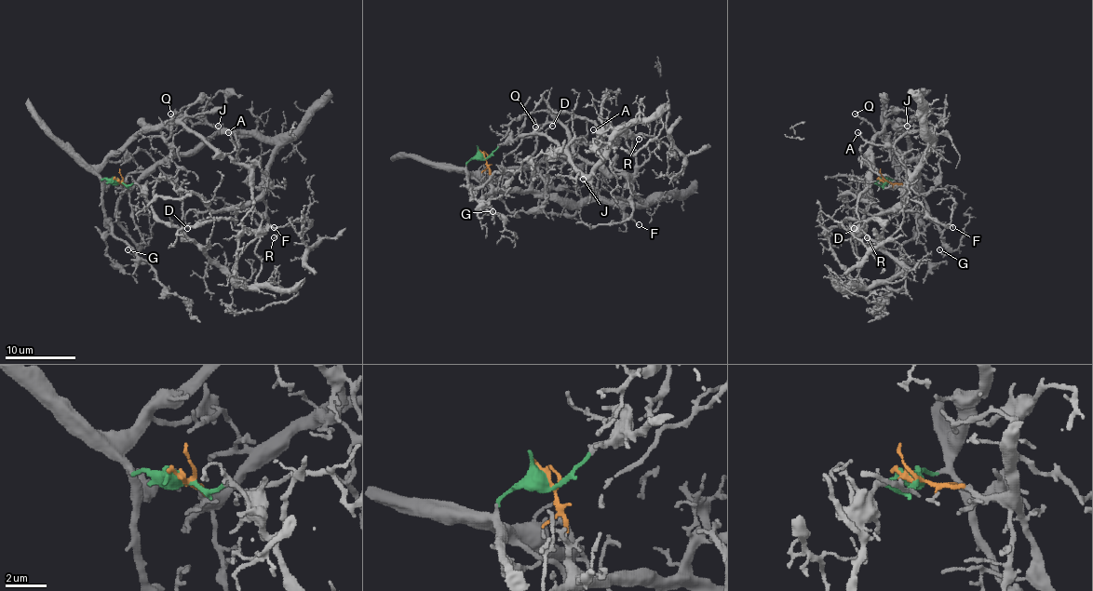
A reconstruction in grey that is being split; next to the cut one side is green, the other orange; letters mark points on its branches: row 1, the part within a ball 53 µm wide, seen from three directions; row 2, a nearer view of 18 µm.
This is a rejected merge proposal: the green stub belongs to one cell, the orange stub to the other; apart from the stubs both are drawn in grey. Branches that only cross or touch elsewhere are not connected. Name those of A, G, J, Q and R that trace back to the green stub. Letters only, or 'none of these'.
R

